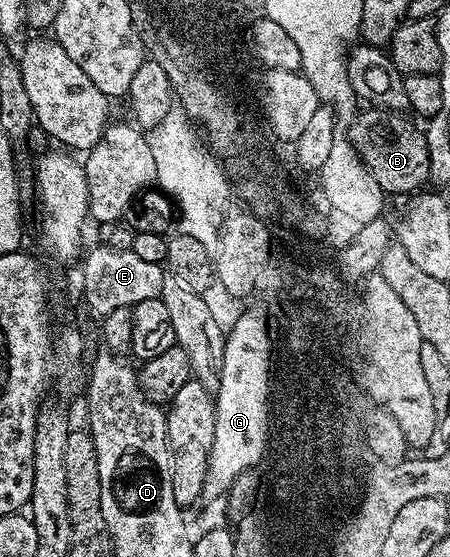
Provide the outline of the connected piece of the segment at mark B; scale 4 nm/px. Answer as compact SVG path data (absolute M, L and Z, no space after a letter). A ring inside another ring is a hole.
M366 108L349 123L348 137L356 148L359 158L368 168L368 172L380 184L380 188L387 194L410 194L413 190L421 191L422 185L430 182L430 169L428 168L428 144L425 133L418 130L406 119L407 115L393 110L379 110L377 108Z

